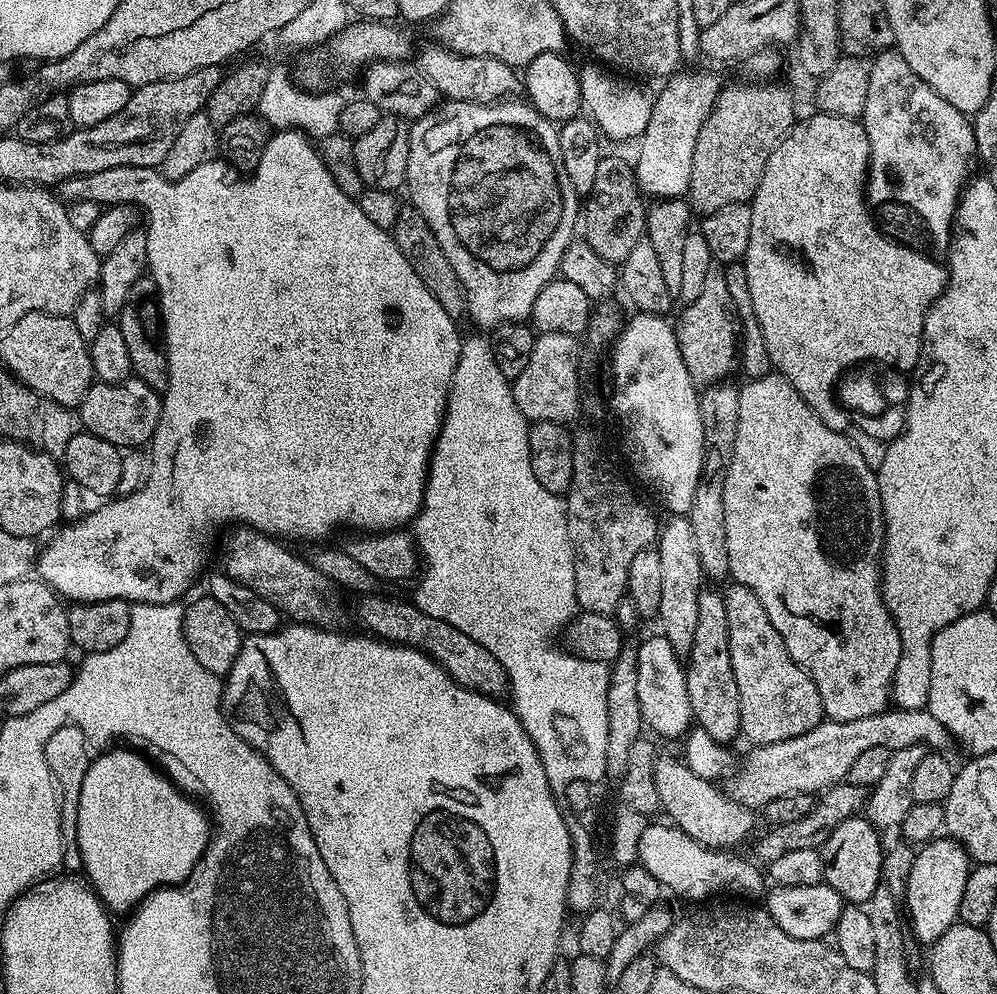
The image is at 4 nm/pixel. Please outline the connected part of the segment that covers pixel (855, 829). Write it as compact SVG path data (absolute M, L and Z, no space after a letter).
M863 815L852 816L838 826L822 845L824 857L824 883L829 884L840 899L849 905L863 906L882 887L884 848L880 844L881 833Z

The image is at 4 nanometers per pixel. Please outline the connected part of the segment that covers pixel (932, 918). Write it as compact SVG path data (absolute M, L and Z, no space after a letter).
M951 838L930 840L917 851L902 904L906 909L907 923L908 920L912 923L913 934L924 946L930 946L942 938L942 934L946 934L946 930L950 930L950 926L959 921L962 890L966 890L969 871L970 857L964 851L964 845Z

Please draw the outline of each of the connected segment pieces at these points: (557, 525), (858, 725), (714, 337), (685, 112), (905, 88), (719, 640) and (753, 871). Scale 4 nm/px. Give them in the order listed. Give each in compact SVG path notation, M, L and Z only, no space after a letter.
M487 335L463 337L458 354L458 366L454 370L452 389L448 392L448 405L444 407L444 420L440 423L440 437L432 447L432 459L428 462L428 482L424 485L424 501L420 513L414 521L414 539L422 557L422 571L419 573L420 585L416 588L414 603L422 614L430 614L430 618L442 618L442 622L450 622L454 630L462 630L466 638L474 638L504 667L508 675L508 688L512 692L510 707L522 722L526 734L534 742L538 752L544 752L544 716L568 716L568 704L606 704L608 690L609 665L593 660L583 660L581 656L556 645L556 635L563 633L578 615L576 591L574 590L574 554L568 533L568 506L563 495L546 490L538 478L534 478L534 470L530 466L530 446L528 430L530 421L518 410L518 402L514 402L511 383L498 370L498 362L494 362L492 341Z
M893 707L891 710L885 710L878 714L870 714L870 718L854 718L854 722L838 722L837 720L829 720L827 718L821 720L818 726L814 726L814 730L806 730L806 734L798 734L798 738L786 738L782 742L770 742L769 744L761 744L753 747L752 753L745 758L744 761L739 761L738 767L733 771L730 777L730 795L734 802L738 802L742 806L751 808L753 810L763 810L767 804L774 802L774 798L782 798L785 794L819 794L827 790L827 788L833 788L835 784L842 784L847 781L848 771L850 766L855 760L858 759L858 754L863 754L866 750L871 750L873 746L886 746L886 750L890 750L892 753L902 750L902 746L914 746L915 744L922 744L925 747L933 748L936 750L942 750L946 748L947 742L950 742L948 731L944 726L927 709L919 708L918 710L906 710L905 708Z
M713 262L706 273L702 290L694 302L679 309L680 321L675 321L678 350L682 350L682 362L690 370L690 378L698 386L719 384L727 381L732 371L737 371L740 358L740 316L730 298L730 289L726 286L726 274L721 265Z
M677 71L663 81L664 89L655 93L650 122L646 122L646 130L638 140L640 149L634 159L636 181L641 193L648 198L687 197L694 146L722 87L722 80L708 72L684 71Z
M889 50L876 53L870 60L868 77L870 78L870 87L866 89L866 106L864 107L862 123L866 130L866 138L870 142L870 150L872 151L870 161L871 199L873 201L876 199L876 202L893 200L894 202L902 202L906 206L910 206L910 210L914 210L914 214L918 214L922 218L922 222L926 222L929 237L935 243L937 240L938 243L947 245L952 239L952 226L956 223L956 207L960 201L960 193L964 191L964 185L968 183L973 175L972 167L977 167L978 164L976 130L973 121L965 113L954 110L954 106L950 106L950 102L946 102L946 98L938 98L938 94L934 94L934 90L930 90L930 86L926 86L926 82L922 82L922 78L918 78L918 74L914 74L914 70L910 70L910 66L906 66L906 58L902 58L900 52Z
M704 586L698 594L698 627L694 630L694 646L690 648L686 657L684 677L686 694L690 694L693 721L702 730L706 730L706 734L710 734L712 740L728 746L735 736L741 735L742 706L738 706L738 682L734 682L734 666L730 662L730 621L726 618L724 592L716 588L719 587Z
M649 823L641 836L638 863L665 889L684 900L704 900L715 892L737 892L740 896L756 896L765 891L766 876L751 859L732 856L728 850L713 850L699 844L680 828L667 823Z

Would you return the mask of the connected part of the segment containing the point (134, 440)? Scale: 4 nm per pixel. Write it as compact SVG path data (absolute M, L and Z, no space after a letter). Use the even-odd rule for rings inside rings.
M129 378L120 384L94 382L80 403L78 424L83 431L98 438L106 438L106 442L121 450L143 449L151 441L158 426L161 403L161 393L150 390L144 380Z

